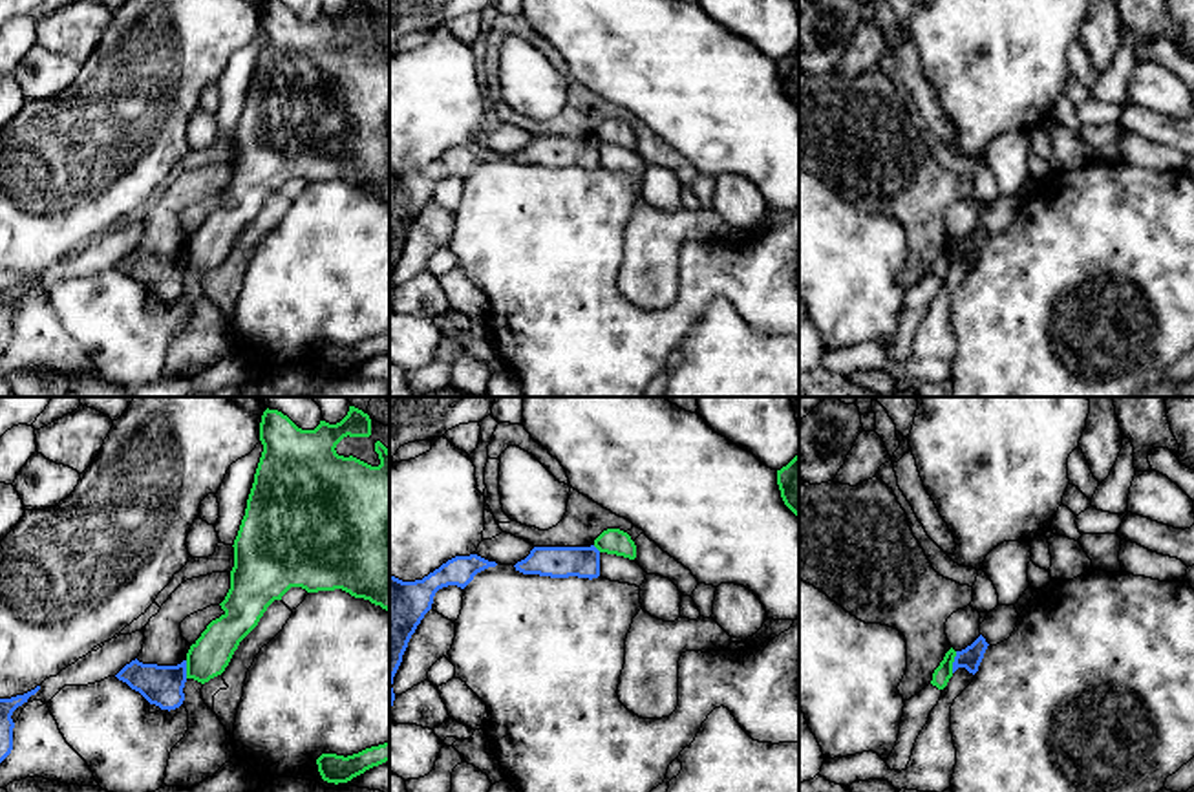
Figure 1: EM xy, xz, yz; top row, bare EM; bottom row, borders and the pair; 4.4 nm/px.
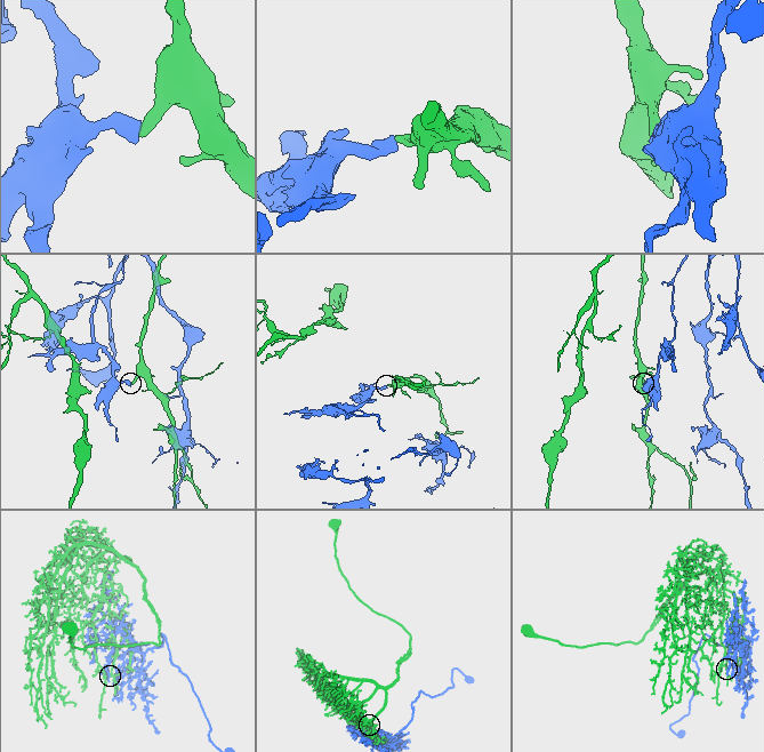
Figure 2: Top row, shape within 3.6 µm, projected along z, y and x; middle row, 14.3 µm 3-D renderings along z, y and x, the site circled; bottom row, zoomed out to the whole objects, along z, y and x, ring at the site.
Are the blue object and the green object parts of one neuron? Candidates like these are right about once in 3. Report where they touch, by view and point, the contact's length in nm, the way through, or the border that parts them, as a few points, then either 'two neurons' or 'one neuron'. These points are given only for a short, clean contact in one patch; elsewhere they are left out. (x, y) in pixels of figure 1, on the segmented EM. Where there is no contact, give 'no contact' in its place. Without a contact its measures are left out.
yz (953, 663) | 100 nm | along yz (957, 652), (951, 672) | two neurons

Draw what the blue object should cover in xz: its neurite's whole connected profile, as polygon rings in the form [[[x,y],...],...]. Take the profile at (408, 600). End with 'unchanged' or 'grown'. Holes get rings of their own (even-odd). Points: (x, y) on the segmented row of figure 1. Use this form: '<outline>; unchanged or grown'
[[[470,554],[448,560],[422,580],[402,582],[389,574],[389,715],[395,701],[393,677],[411,635],[432,609],[435,593],[448,585],[464,589],[477,573],[496,565],[496,562]]]; unchanged

